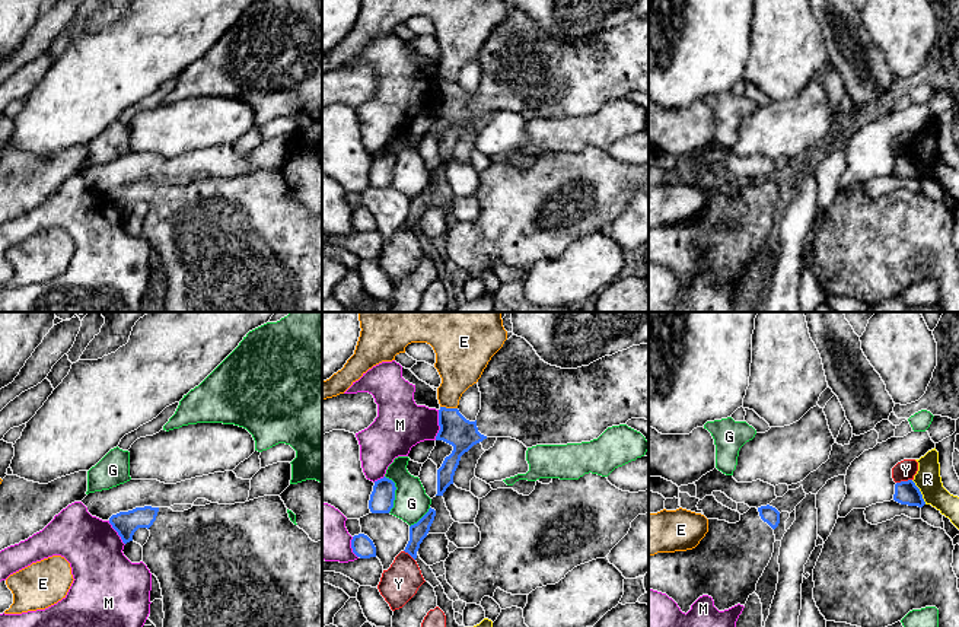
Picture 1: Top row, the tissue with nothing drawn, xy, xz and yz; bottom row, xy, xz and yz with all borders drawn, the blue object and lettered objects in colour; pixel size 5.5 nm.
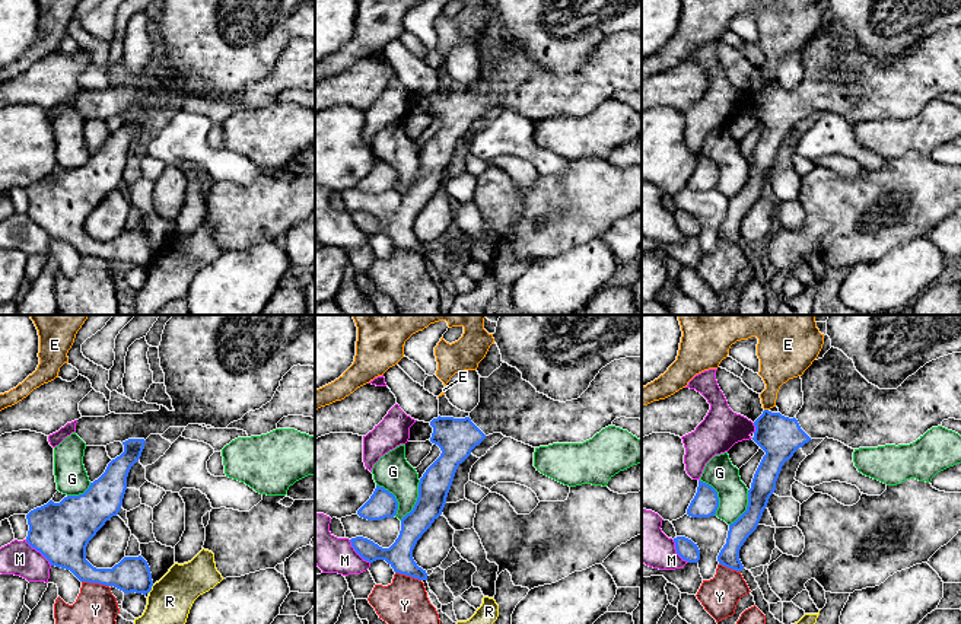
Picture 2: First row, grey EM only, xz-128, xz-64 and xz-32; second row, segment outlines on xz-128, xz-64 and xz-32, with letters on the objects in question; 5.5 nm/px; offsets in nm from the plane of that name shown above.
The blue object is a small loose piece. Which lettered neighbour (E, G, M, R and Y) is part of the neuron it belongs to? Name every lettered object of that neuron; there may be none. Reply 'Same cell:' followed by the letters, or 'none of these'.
Same cell: none of these

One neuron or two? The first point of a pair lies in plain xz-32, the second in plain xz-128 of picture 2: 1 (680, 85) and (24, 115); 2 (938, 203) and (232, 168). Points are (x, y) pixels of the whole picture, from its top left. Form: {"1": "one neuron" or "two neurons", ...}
{"1": "two neurons", "2": "two neurons"}

